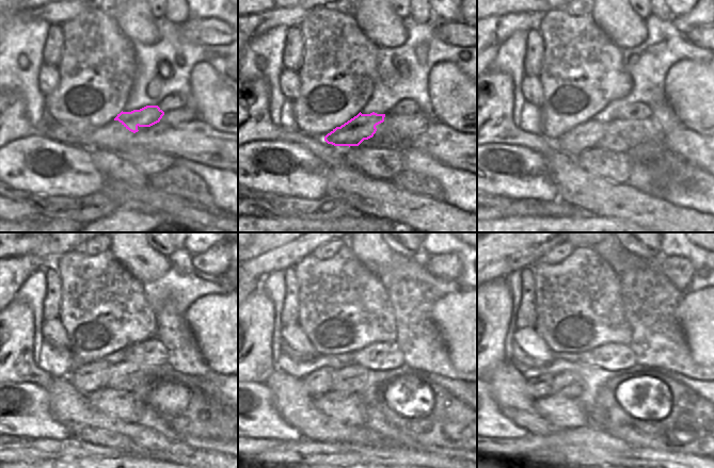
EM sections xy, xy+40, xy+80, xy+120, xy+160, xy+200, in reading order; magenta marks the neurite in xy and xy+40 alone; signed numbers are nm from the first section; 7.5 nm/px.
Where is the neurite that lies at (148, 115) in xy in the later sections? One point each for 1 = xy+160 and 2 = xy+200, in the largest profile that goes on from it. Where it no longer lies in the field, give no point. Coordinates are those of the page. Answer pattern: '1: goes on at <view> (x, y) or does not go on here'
1: goes on at xy+160 (320, 382)
2: goes on at xy+200 (544, 386)

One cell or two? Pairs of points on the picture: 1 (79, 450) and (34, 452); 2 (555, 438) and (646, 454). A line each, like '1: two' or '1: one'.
1: one
2: two

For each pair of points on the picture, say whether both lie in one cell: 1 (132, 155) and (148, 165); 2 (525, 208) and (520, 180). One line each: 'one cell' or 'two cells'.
1: one cell
2: two cells

